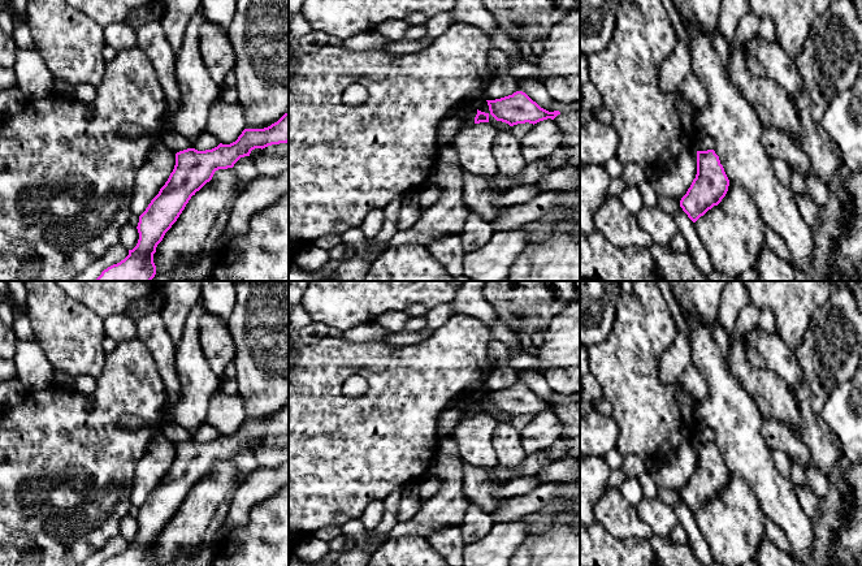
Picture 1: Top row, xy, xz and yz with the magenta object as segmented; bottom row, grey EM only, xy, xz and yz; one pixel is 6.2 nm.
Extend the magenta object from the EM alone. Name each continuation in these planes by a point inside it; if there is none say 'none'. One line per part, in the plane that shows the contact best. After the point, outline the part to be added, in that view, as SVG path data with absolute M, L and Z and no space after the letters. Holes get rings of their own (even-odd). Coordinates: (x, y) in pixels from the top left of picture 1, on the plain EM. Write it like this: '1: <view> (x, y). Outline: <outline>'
none

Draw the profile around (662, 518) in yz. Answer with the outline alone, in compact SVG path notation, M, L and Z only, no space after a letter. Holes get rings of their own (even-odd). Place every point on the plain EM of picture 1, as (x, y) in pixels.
M644 498L636 505L638 517L650 526L654 535L664 539L671 535L679 523L675 509L660 498Z

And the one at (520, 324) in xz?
M486 281L482 293L503 323L516 333L529 336L545 333L551 319L580 297L573 281Z

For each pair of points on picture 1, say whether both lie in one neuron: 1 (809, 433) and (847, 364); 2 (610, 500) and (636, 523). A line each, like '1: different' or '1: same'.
1: same
2: same

